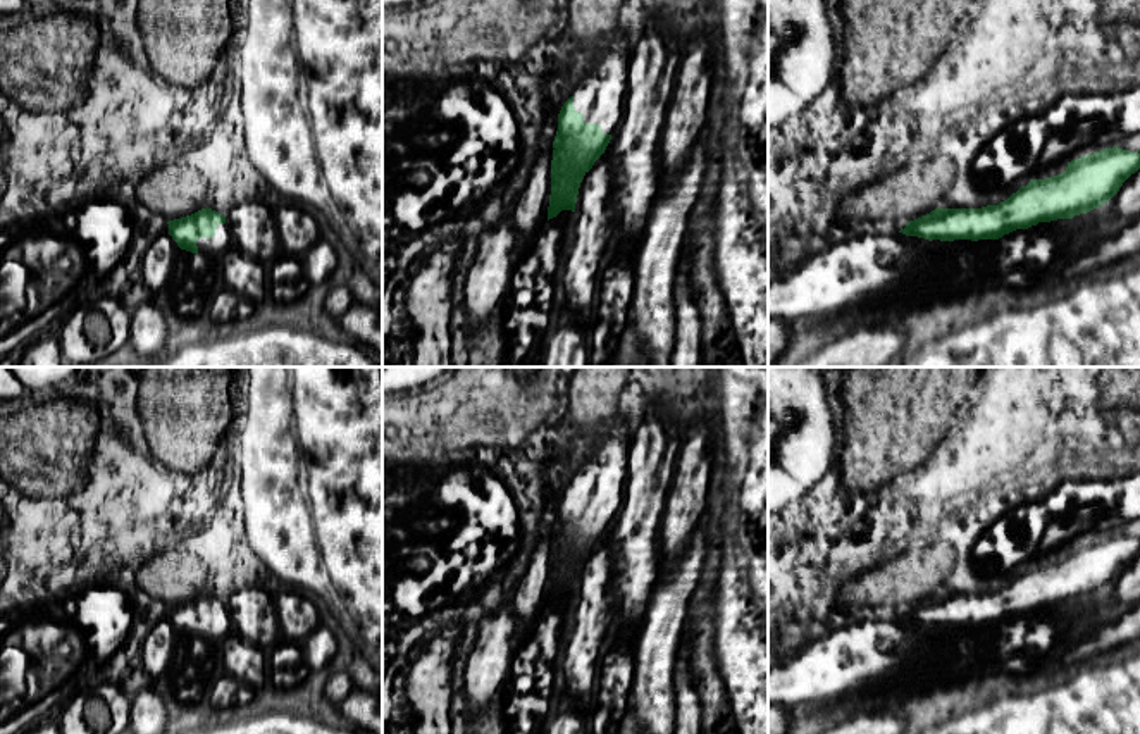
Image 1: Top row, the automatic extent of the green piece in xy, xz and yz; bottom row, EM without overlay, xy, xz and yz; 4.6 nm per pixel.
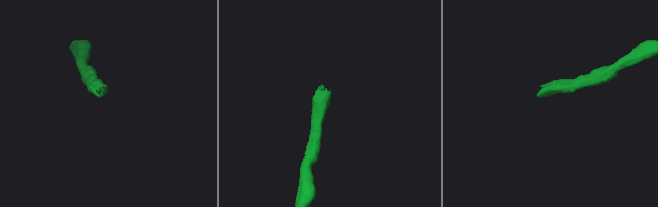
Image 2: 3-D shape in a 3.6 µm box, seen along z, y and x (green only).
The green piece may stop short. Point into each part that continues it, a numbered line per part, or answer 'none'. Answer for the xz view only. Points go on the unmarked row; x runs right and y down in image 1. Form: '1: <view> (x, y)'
1: xz (600, 481)

